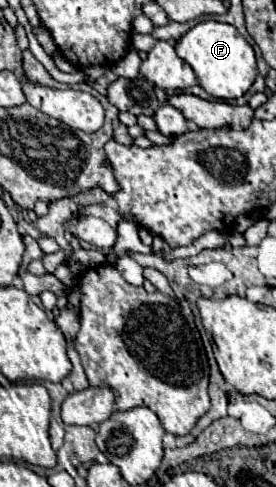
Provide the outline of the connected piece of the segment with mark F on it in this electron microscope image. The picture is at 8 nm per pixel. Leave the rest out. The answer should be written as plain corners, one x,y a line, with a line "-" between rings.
202,21
194,25
178,43
176,53
190,63
198,77
198,85
216,99
242,97
256,79
256,57
250,43
238,33
234,25
220,21

